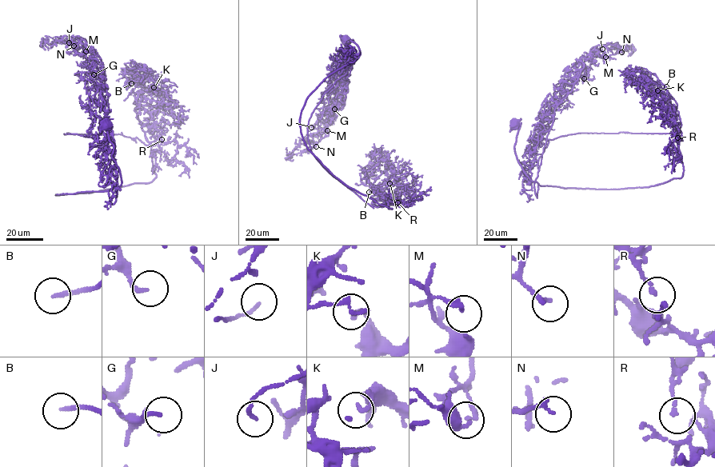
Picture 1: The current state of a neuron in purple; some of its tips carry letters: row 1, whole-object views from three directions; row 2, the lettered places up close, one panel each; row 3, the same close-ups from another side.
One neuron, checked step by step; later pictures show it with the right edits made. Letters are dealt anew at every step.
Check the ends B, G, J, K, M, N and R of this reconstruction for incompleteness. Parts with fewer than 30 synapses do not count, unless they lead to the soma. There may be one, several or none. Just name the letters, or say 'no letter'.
no letter

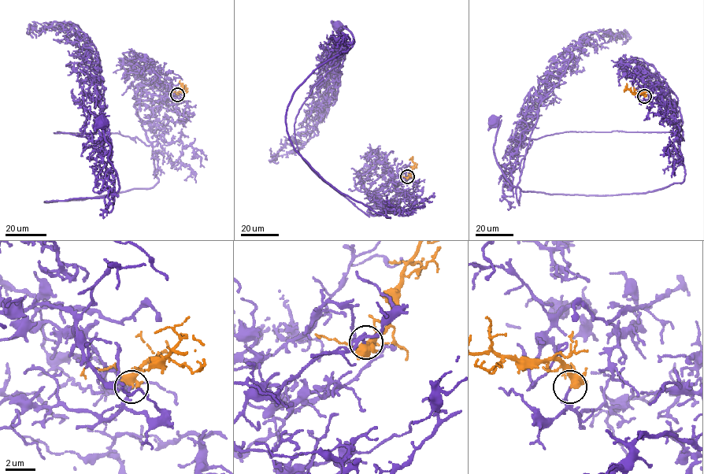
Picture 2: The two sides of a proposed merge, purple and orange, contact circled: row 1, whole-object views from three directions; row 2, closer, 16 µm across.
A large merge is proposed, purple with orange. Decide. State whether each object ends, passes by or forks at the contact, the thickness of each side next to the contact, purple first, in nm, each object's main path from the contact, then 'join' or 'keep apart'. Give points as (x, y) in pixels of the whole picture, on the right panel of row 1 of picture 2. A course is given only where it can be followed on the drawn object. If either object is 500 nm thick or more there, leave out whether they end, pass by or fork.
purple ends; orange forks; calibres 150 and 360 nm; course purple (644, 96), (669, 94), (679, 108), (685, 173), (641, 193), (524, 191), (498, 165), (494, 122); course orange (644, 96), (642, 93), (626, 88), (627, 83); keep apart

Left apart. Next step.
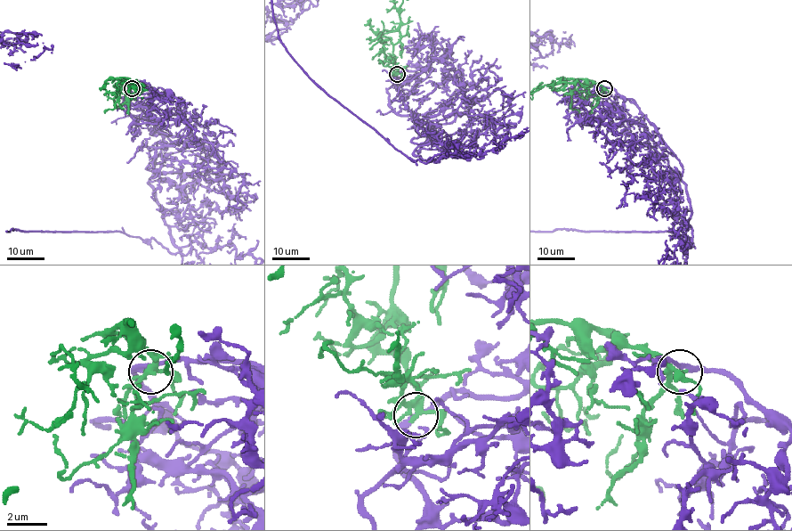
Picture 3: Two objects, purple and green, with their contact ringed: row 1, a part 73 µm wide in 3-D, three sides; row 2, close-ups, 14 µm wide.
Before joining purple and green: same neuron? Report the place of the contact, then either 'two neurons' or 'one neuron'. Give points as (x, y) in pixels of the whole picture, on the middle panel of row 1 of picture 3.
(397, 74) | one neuron

